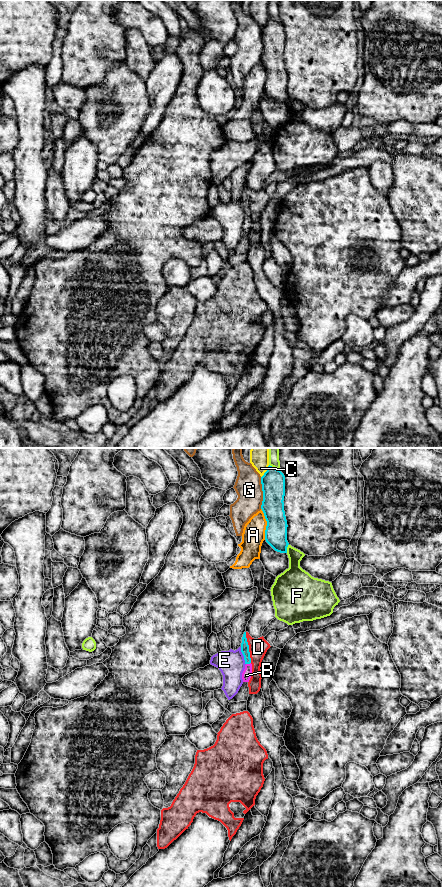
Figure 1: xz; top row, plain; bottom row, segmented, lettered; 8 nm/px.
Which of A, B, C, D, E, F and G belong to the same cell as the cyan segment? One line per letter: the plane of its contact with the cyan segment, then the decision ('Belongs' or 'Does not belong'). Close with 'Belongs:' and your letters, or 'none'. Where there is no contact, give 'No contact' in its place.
A: Touches cyan in xz. Does not belong
B: Touches cyan in xz. Belongs
C: Touches cyan in xz. Does not belong
D: Touches cyan in xz. Does not belong
E: Touches cyan in xz. Does not belong
F: Touches cyan in xz. Does not belong
G: Touches cyan in xz. Does not belong
Belongs: B

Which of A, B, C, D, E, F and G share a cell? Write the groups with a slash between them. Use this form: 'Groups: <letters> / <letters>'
Groups: A / B / C / D / E / F / G

